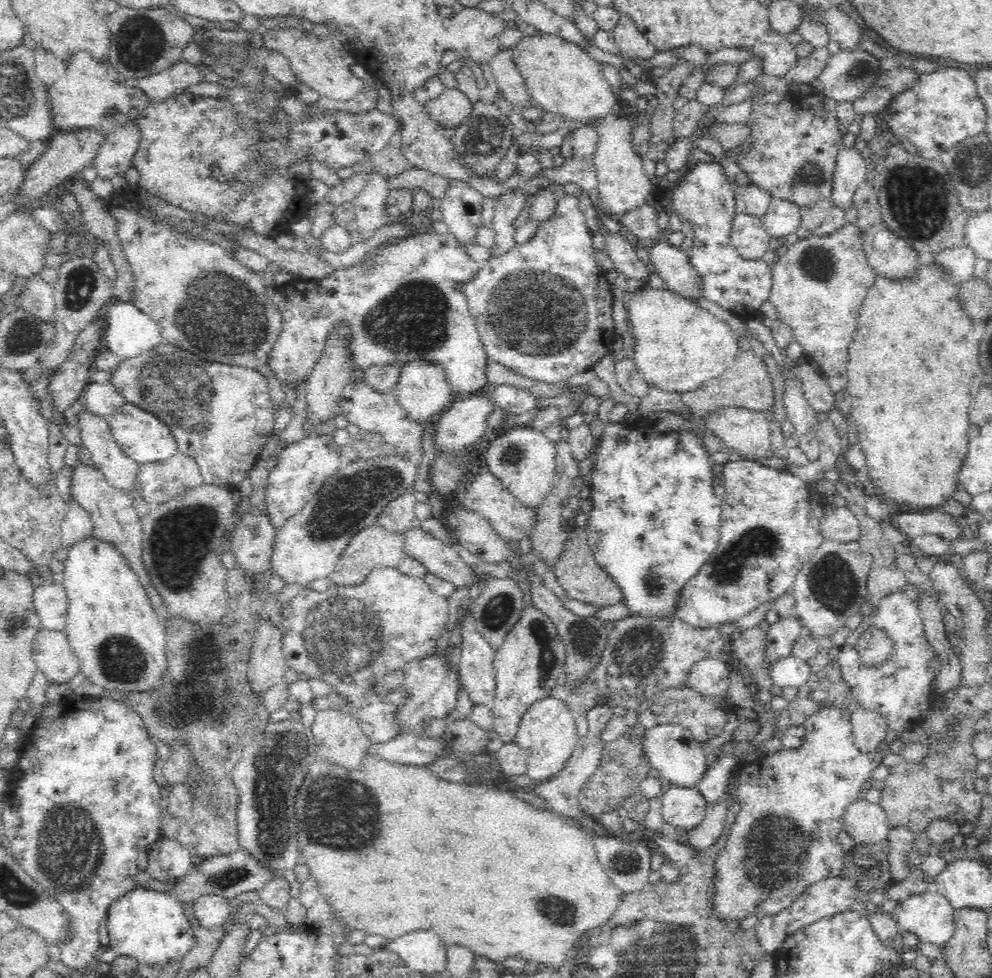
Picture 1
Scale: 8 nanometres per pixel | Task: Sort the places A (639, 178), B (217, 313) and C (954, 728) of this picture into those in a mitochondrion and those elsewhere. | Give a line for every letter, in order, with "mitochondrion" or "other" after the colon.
A: other
B: mitochondrion
C: mitochondrion

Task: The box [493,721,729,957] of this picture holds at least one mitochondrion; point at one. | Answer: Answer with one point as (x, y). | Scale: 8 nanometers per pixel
(559, 910)

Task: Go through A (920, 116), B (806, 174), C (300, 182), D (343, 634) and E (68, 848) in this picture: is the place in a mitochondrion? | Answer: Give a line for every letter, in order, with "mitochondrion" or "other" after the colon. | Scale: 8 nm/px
A: other
B: mitochondrion
C: other
D: mitochondrion
E: mitochondrion

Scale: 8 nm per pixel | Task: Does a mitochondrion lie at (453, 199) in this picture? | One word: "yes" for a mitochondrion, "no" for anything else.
no

